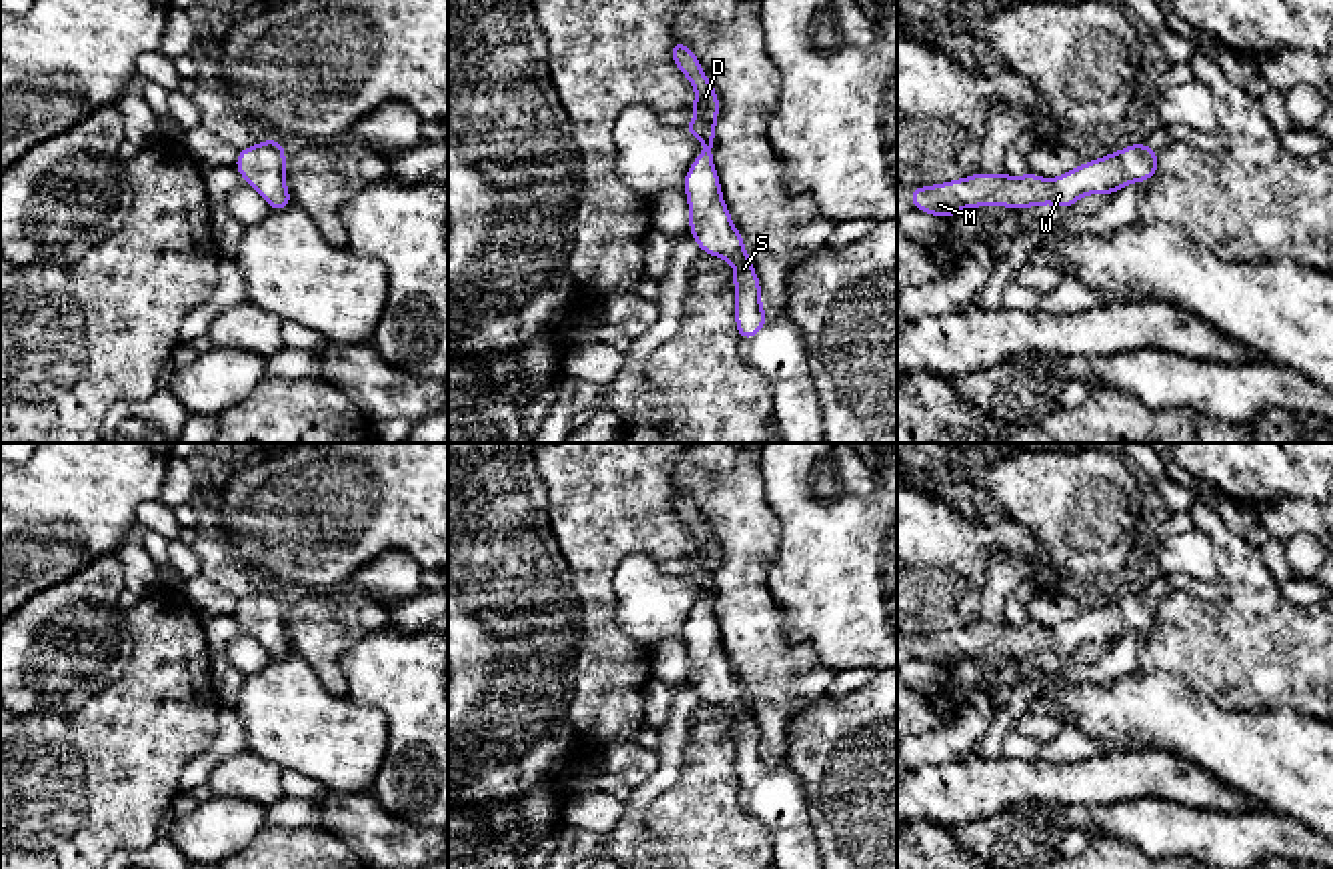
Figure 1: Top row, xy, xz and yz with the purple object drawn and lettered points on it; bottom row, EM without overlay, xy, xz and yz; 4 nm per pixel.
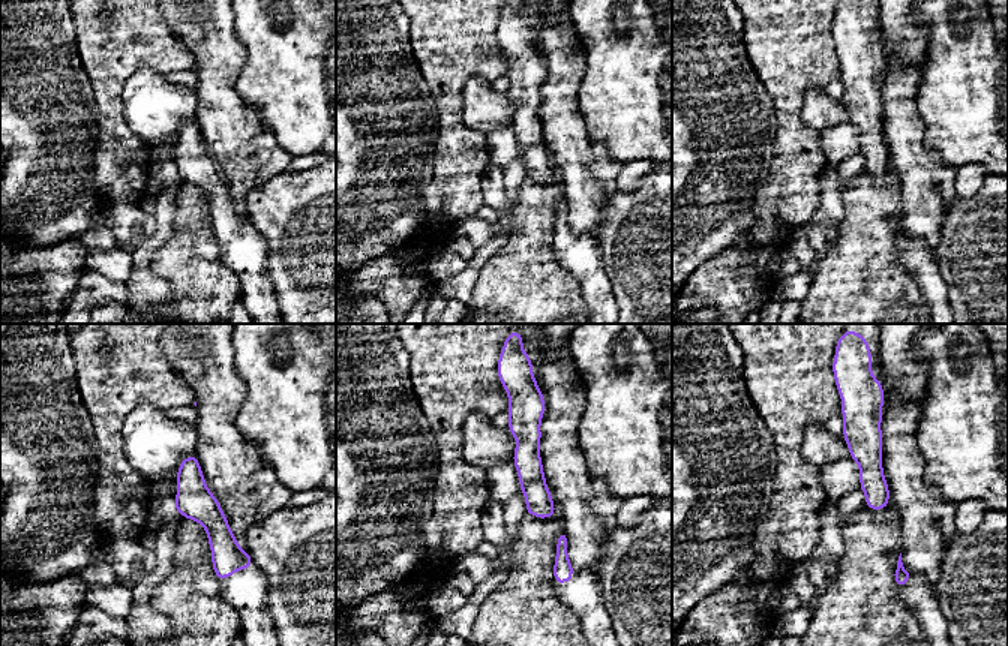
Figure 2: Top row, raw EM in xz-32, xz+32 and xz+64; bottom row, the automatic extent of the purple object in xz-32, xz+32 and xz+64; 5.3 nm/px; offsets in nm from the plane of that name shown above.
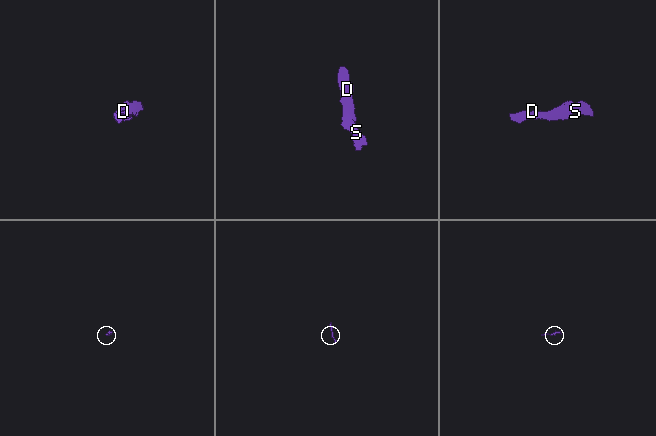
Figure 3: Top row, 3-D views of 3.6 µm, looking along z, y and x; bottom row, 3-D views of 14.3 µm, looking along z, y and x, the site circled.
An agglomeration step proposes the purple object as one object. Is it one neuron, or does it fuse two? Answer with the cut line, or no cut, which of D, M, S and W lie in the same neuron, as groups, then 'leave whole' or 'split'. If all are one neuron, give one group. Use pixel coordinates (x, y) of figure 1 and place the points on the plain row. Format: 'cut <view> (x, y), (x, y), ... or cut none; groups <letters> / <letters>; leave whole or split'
cut none; groups D M S W; leave whole

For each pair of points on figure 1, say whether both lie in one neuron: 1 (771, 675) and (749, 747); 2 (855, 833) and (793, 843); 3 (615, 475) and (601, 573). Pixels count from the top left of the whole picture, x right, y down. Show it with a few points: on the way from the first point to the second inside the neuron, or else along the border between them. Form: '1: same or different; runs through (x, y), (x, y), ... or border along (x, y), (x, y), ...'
1: different; border along (739, 679), (759, 753), (779, 765)
2: different; border along (805, 793), (805, 817), (819, 847)
3: same; runs through (607, 499), (601, 511), (601, 549)

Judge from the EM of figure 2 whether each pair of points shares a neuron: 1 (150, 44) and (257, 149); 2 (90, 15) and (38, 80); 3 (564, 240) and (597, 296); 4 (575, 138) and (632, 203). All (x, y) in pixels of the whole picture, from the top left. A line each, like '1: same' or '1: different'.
1: different
2: different
3: same
4: different

